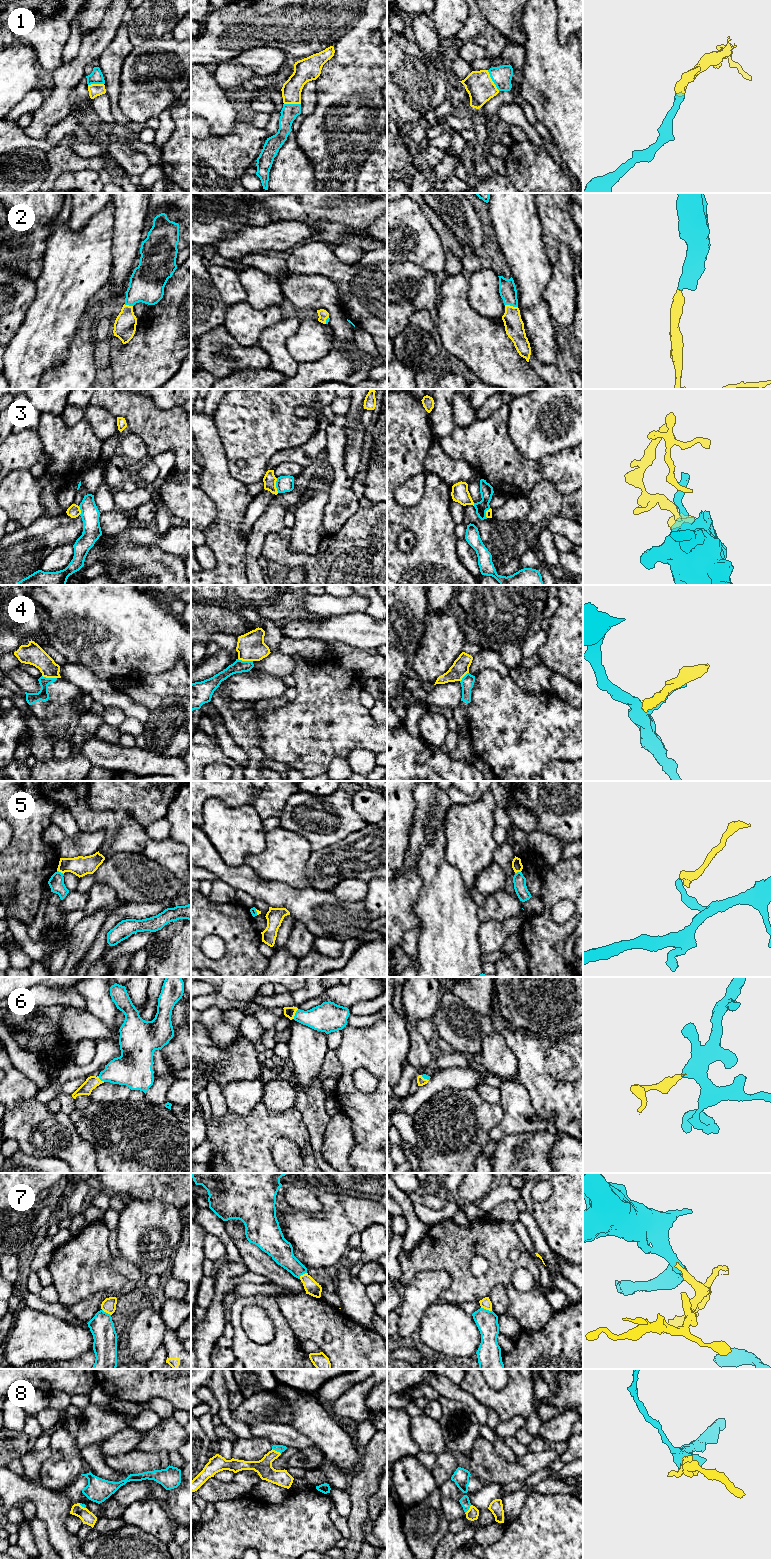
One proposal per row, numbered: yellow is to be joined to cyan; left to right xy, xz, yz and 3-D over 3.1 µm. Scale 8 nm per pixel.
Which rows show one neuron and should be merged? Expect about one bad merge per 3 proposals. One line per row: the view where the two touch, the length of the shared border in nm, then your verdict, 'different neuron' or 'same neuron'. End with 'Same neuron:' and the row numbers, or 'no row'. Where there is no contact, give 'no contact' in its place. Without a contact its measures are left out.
1: yz | 190 nm | same neuron
2: yz | 110 nm | same neuron
3: xz | 120 nm | different neuron
4: xy | 120 nm | different neuron
5: xy | 70 nm | different neuron
6: xz | 90 nm | same neuron
7: yz | 90 nm | different neuron
8: xz | 80 nm | different neuron
Same neuron: 1, 2, 6

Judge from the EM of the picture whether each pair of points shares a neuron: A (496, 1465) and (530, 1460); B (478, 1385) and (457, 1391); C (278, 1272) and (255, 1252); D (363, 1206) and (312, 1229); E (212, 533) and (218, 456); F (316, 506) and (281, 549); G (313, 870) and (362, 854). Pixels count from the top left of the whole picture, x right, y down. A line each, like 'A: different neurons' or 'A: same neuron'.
A: same neuron
B: different neurons
C: same neuron
D: same neuron
E: same neuron
F: different neurons
G: same neuron

